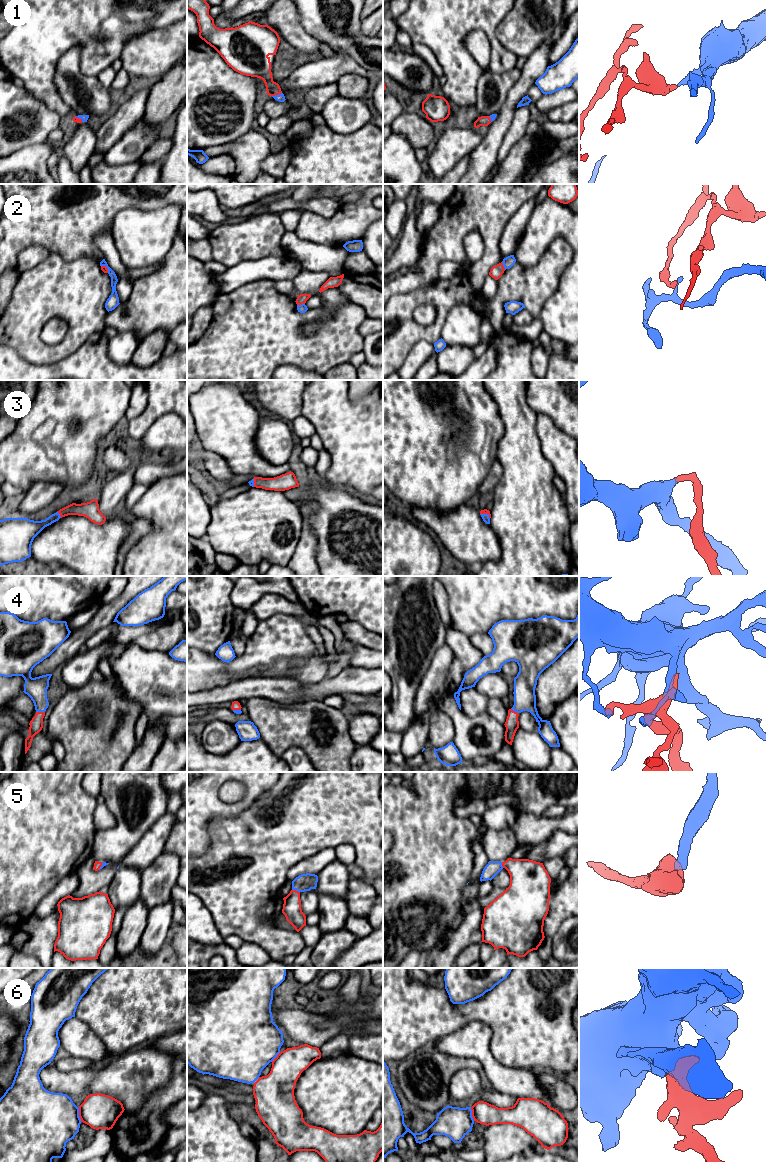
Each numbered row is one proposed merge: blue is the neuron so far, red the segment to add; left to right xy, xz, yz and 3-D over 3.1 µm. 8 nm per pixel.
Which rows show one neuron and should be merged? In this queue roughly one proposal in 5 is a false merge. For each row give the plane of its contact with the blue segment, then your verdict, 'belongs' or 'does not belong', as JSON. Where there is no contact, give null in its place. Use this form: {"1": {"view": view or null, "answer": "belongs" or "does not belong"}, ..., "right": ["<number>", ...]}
{"1": {"view": "xz", "answer": "belongs"}, "2": {"view": "xz", "answer": "does not belong"}, "3": {"view": "xy", "answer": "belongs"}, "4": {"view": "xy", "answer": "belongs"}, "5": {"view": "xz", "answer": "belongs"}, "6": {"view": "xy", "answer": "belongs"}, "right": ["1", "3", "4", "5", "6"]}

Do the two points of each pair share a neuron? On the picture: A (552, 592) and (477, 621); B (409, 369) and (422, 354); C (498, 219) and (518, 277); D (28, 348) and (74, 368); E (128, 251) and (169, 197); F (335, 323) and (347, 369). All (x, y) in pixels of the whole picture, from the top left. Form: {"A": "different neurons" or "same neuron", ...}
{"A": "same neuron", "B": "same neuron", "C": "different neurons", "D": "different neurons", "E": "different neurons", "F": "different neurons"}

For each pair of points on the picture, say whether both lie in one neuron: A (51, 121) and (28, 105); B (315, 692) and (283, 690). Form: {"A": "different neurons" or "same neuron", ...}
{"A": "same neuron", "B": "different neurons"}

